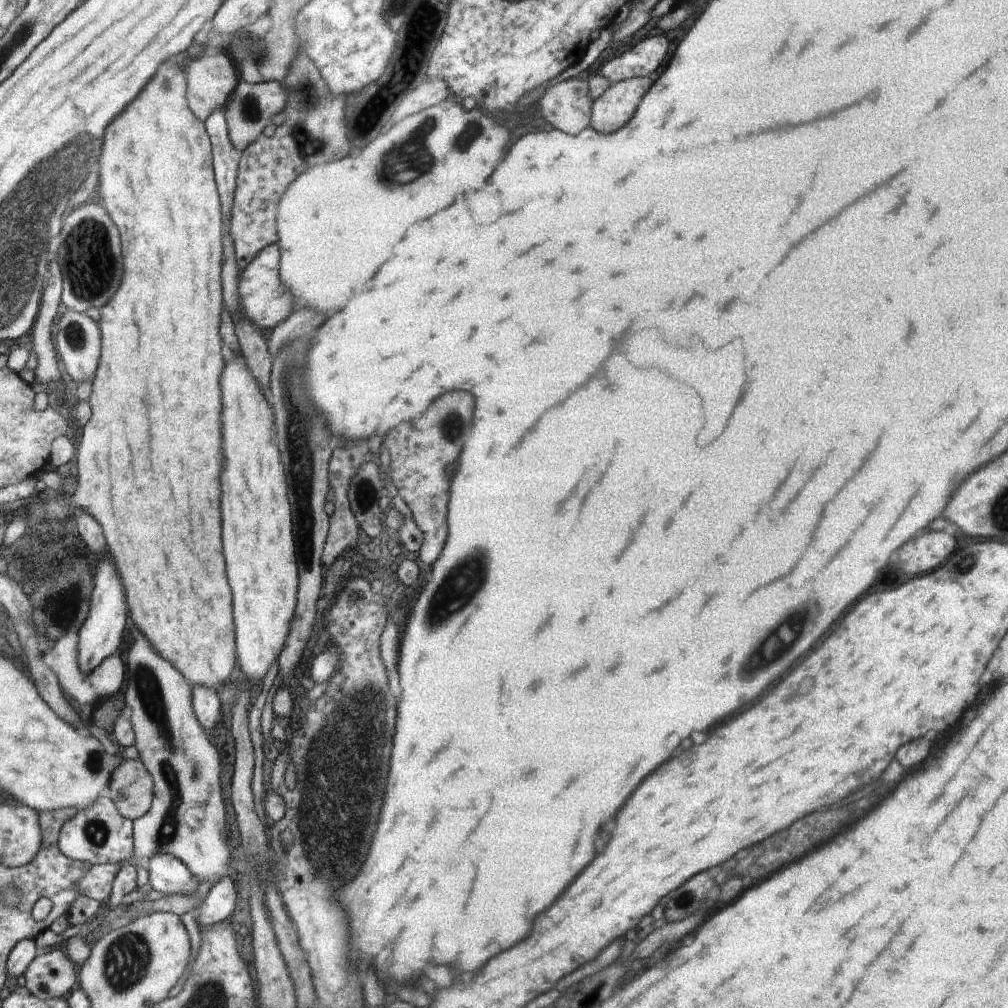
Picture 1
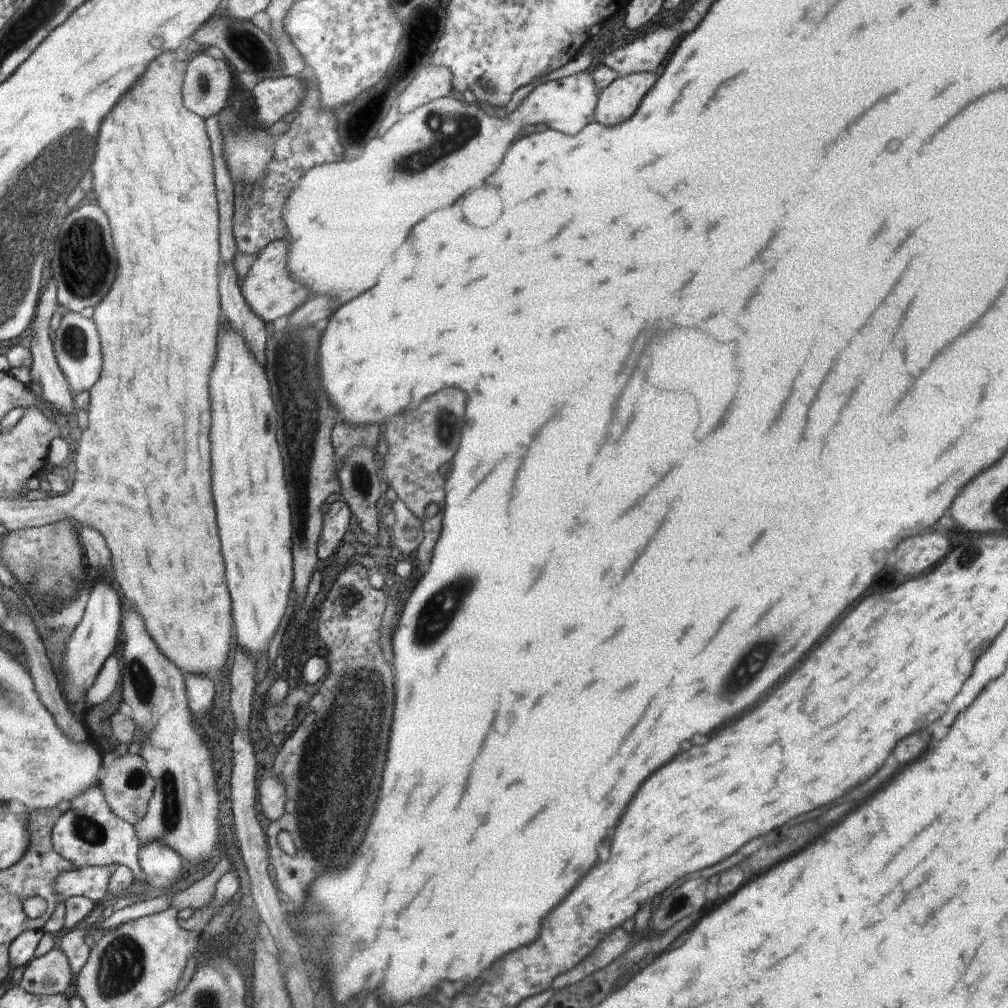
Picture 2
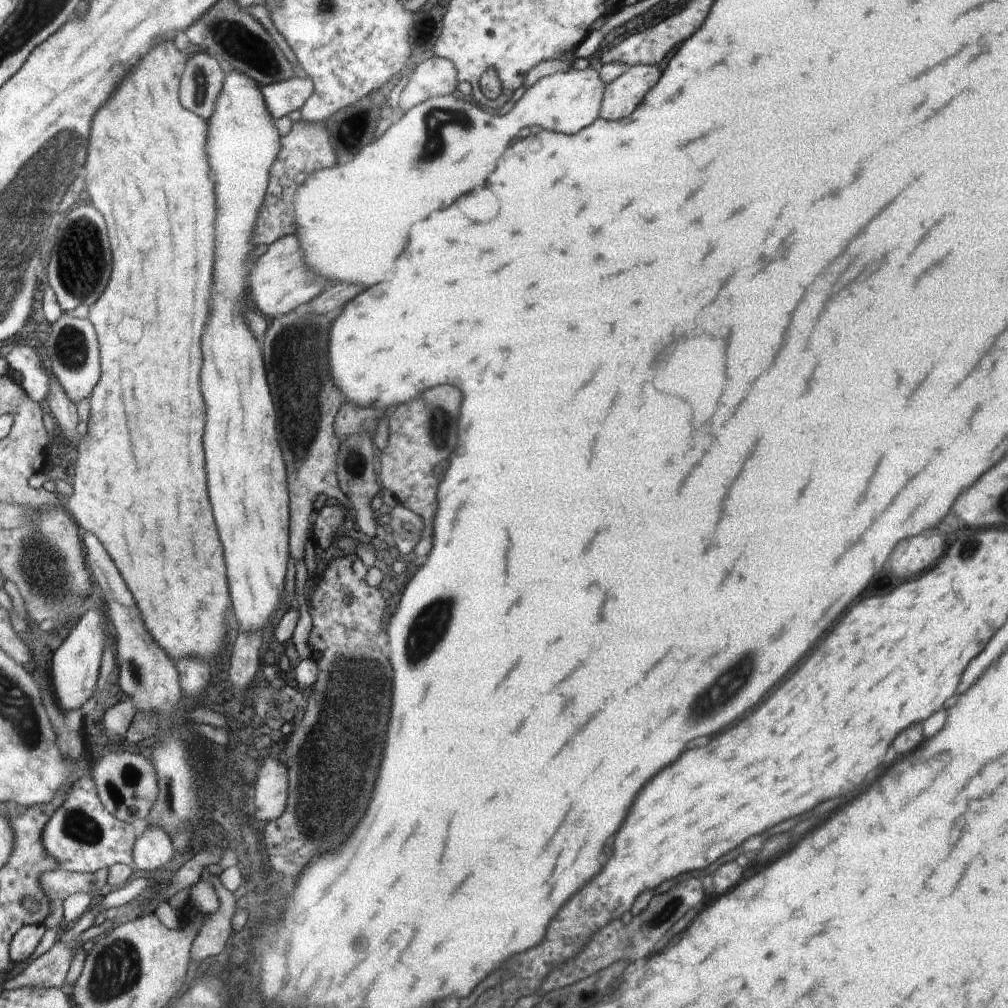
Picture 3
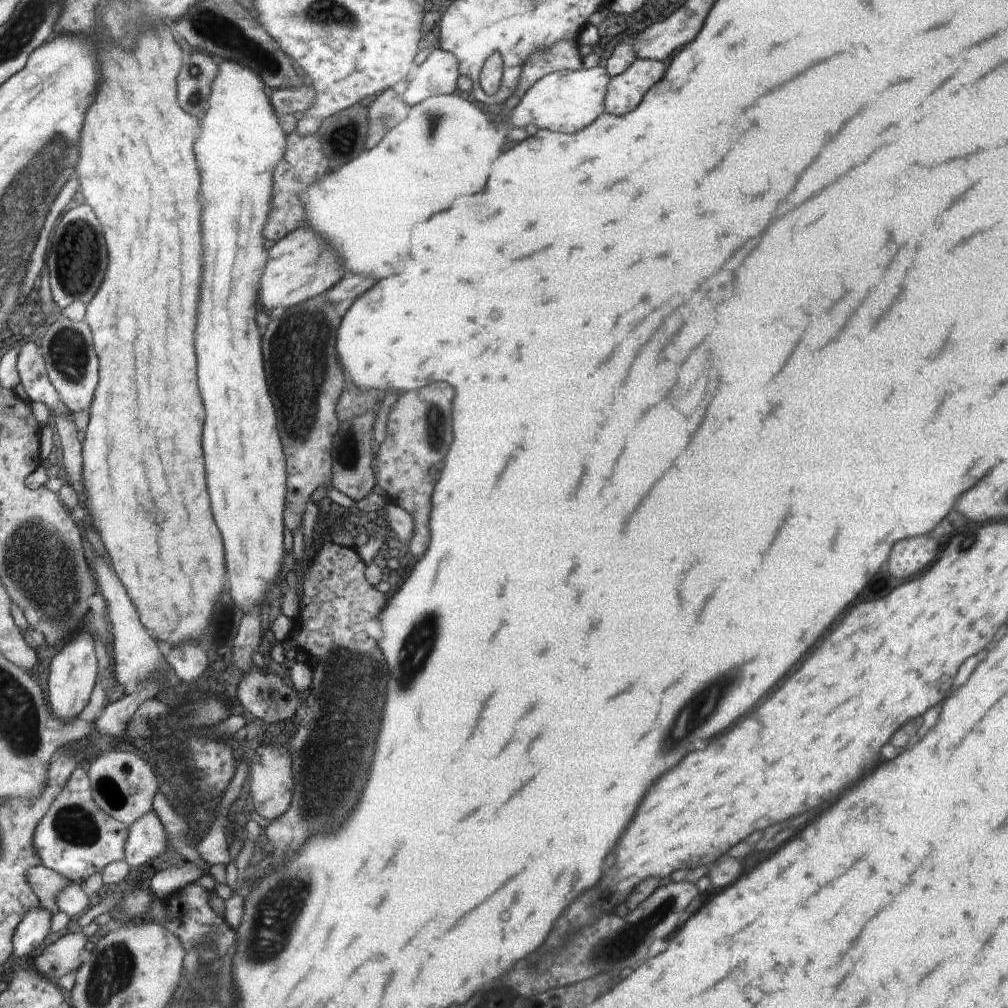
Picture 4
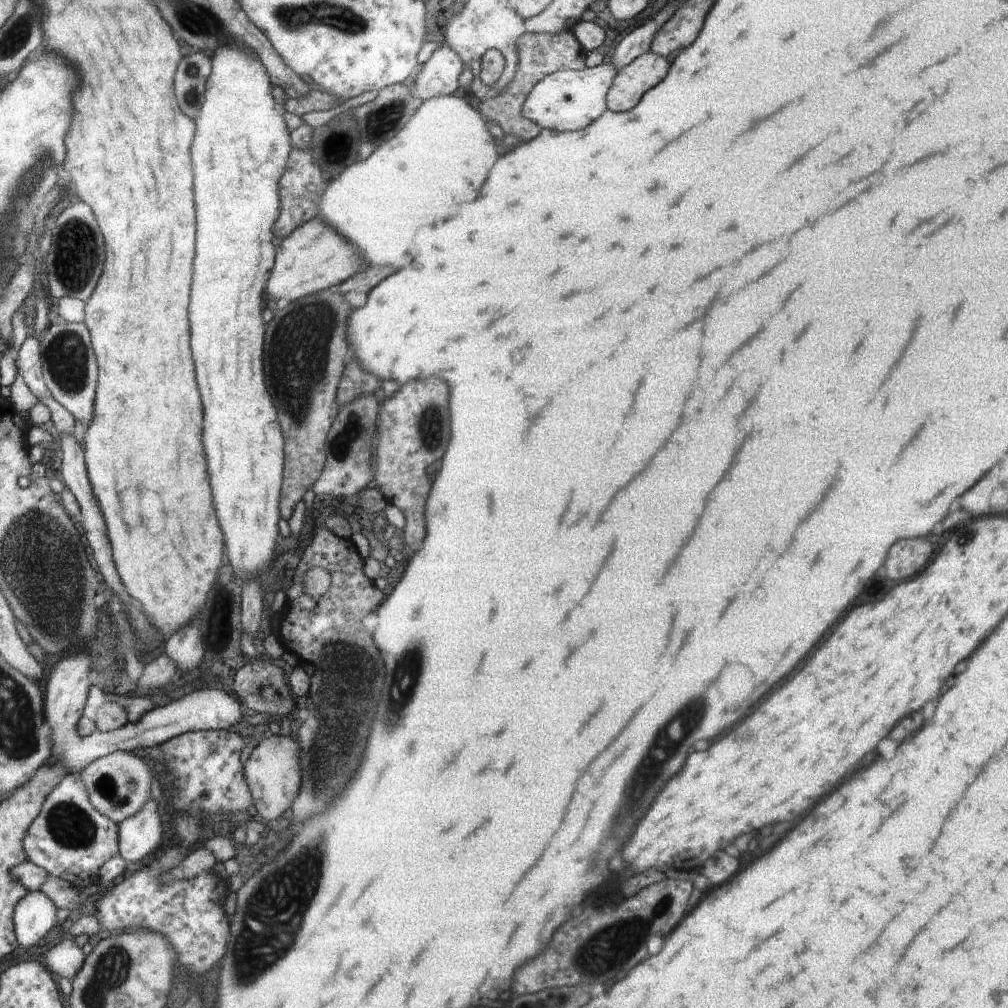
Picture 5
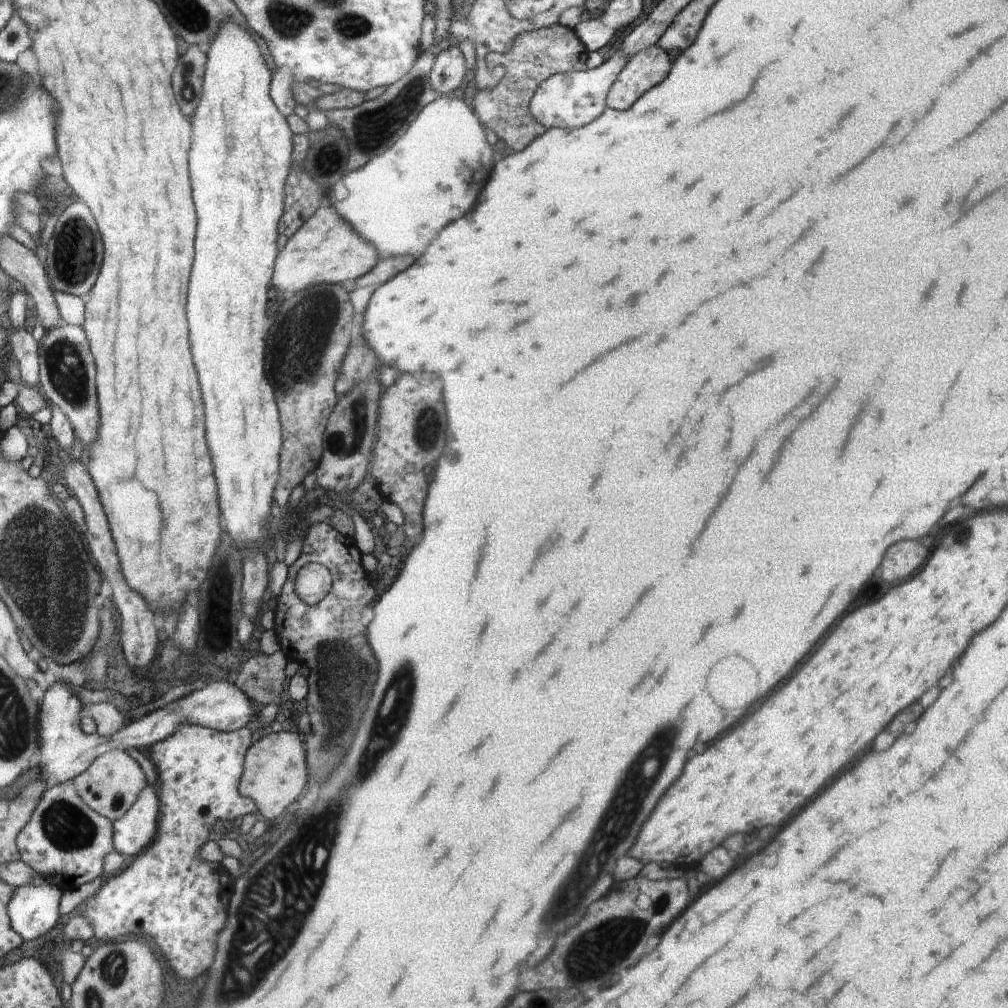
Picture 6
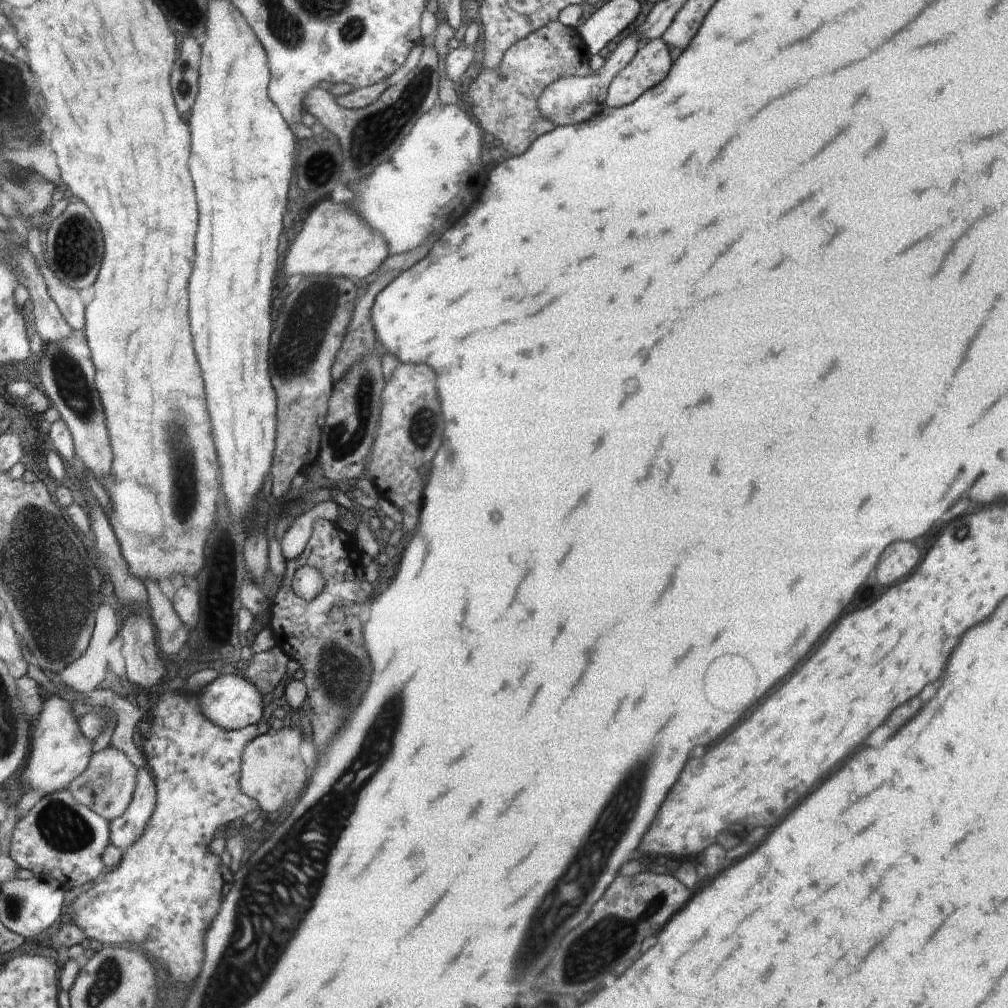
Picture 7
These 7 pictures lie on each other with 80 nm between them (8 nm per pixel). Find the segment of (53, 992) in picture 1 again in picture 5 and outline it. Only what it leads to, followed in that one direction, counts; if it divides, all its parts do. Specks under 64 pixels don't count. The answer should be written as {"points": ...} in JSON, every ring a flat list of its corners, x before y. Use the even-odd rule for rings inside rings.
{"points":[[72,937,63,940,46,953,45,966,72,981,82,968,85,957,82,948,76,945]]}

